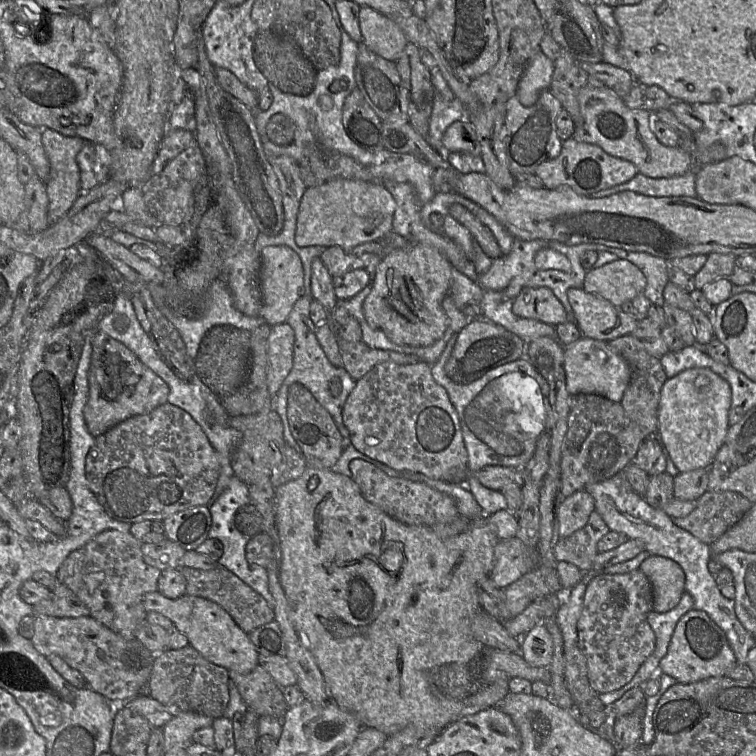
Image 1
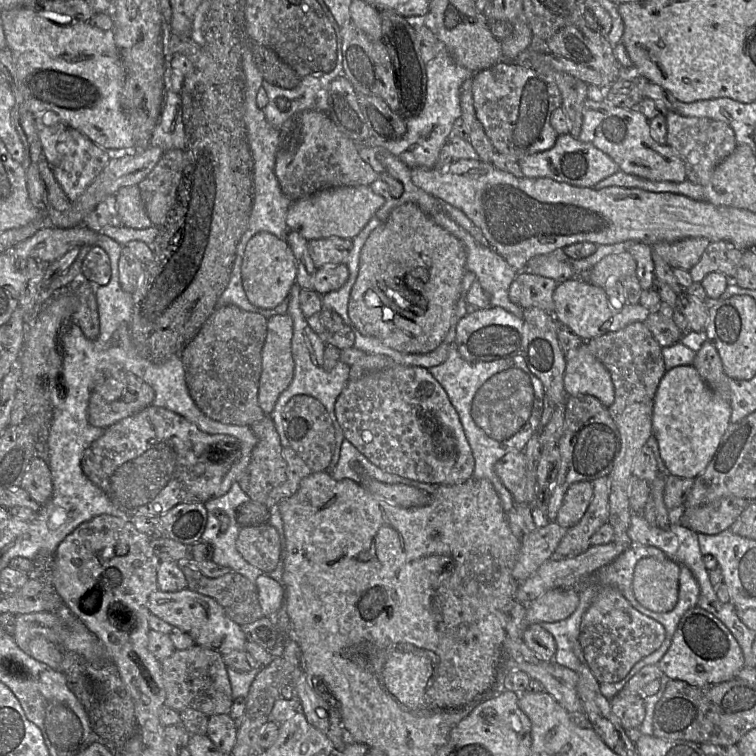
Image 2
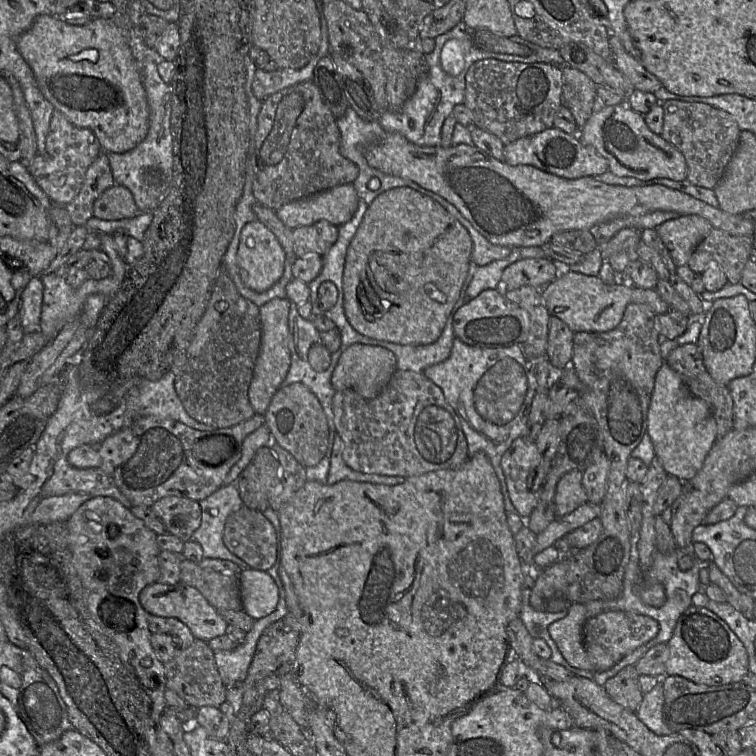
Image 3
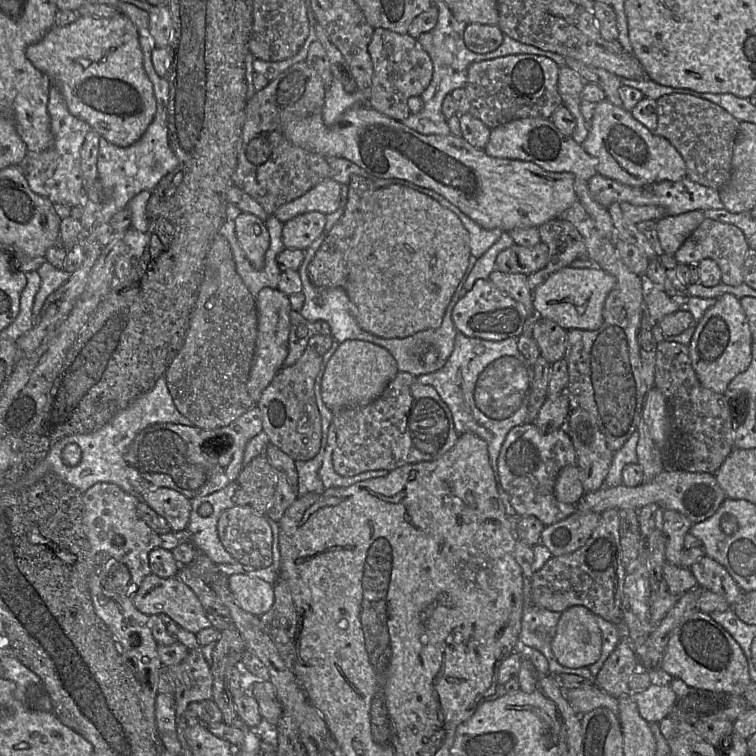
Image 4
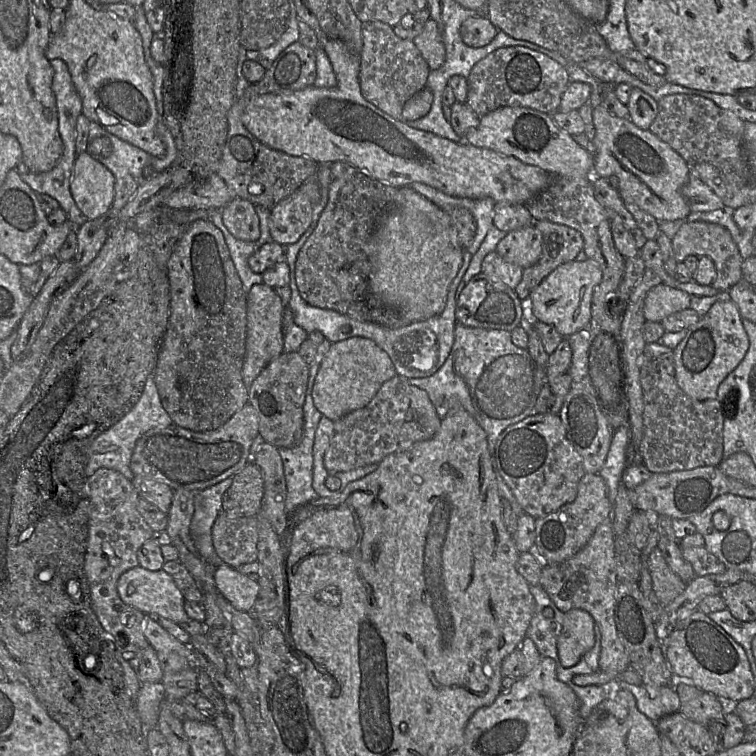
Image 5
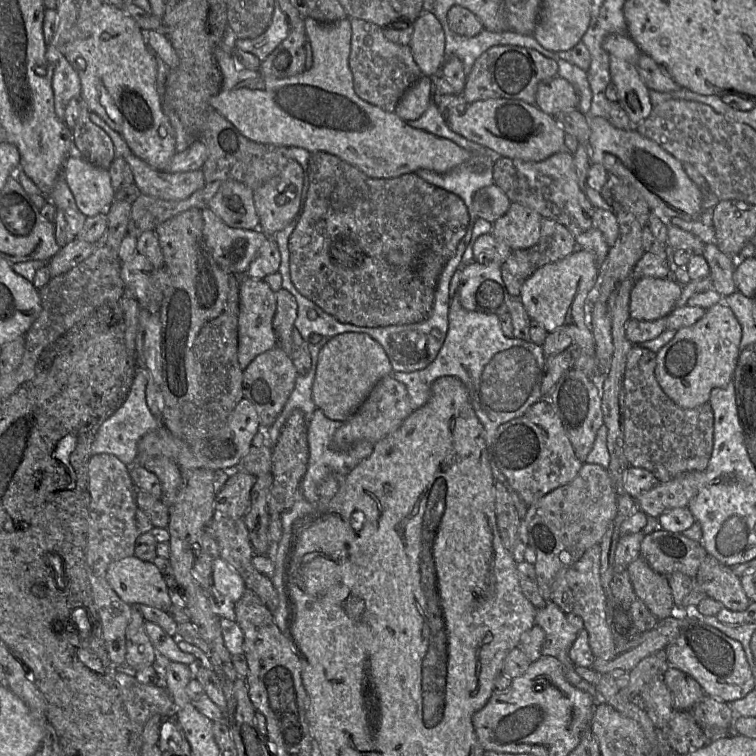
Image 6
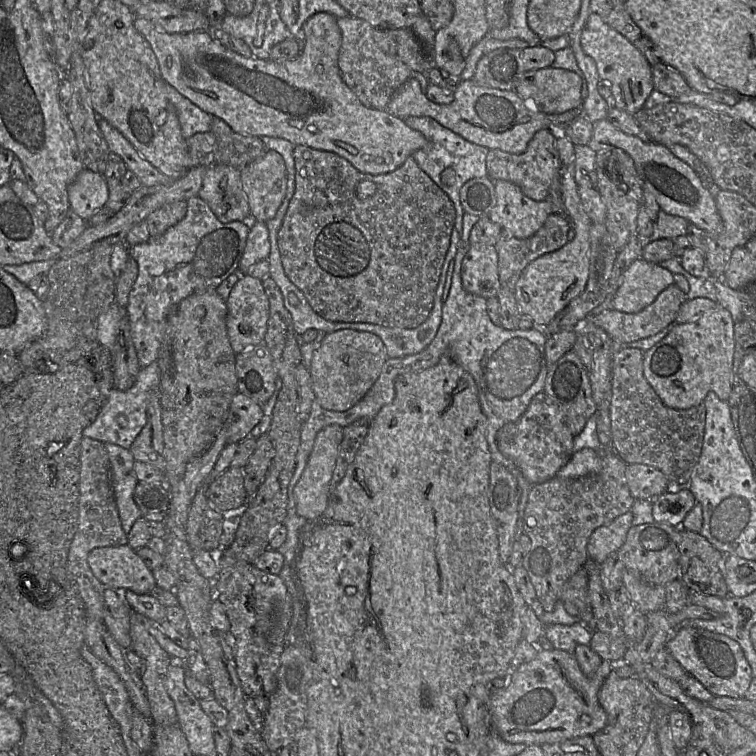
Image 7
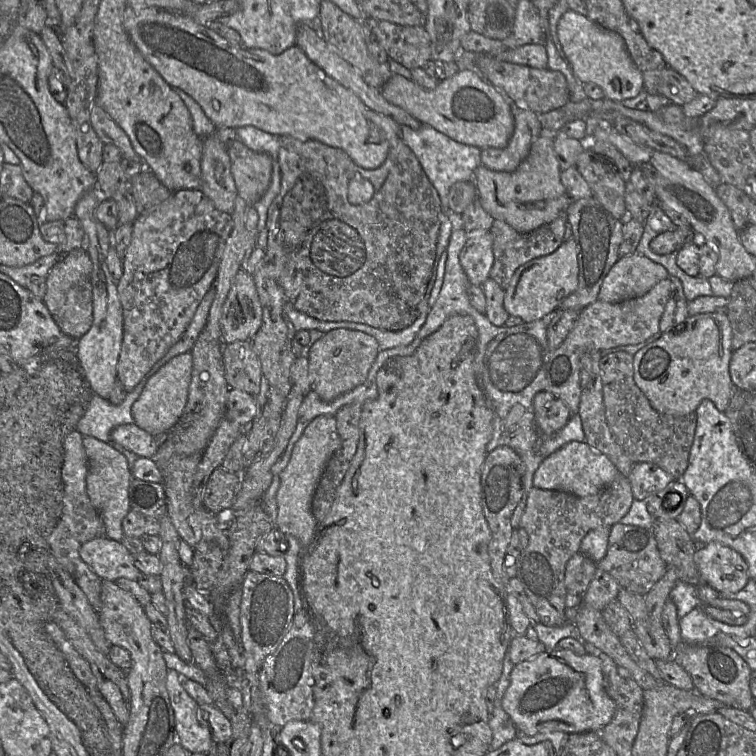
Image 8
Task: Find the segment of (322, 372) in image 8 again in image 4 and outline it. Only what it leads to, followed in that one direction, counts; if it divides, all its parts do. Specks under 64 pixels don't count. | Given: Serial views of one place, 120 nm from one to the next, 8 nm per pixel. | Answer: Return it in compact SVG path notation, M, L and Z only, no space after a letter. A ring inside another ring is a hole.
M345 340L325 367L321 380L322 400L332 412L366 406L382 394L397 373L397 362L384 347L363 340Z

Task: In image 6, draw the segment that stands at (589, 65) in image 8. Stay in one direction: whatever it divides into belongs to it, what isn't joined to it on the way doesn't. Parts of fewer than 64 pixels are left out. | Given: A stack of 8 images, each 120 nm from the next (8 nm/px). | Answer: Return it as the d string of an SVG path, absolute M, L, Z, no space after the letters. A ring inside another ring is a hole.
M609 34L602 46L609 55L610 76L618 90L618 102L634 127L637 127L650 115L654 107L650 90L636 68L642 52L629 35Z

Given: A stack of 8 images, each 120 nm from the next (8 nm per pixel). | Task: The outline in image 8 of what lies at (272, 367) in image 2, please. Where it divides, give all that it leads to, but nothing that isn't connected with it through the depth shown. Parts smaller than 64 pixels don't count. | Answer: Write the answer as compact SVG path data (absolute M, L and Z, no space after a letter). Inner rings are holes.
M240 268L222 307L224 344L251 340L262 324L262 306L252 274Z

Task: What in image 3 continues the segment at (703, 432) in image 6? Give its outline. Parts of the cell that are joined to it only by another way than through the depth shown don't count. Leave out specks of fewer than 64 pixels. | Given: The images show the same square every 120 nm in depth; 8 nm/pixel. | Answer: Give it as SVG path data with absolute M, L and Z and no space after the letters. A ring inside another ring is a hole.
M679 345L670 352L665 363L680 375L692 395L707 403L717 424L717 440L731 432L734 429L734 401L728 387L717 383L707 371L698 345Z

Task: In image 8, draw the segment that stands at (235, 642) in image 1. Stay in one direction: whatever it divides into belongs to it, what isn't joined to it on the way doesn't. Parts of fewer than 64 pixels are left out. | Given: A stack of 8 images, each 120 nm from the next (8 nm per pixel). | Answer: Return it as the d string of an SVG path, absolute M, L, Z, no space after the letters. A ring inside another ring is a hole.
M108 536L92 539L80 547L80 558L102 580L119 578L138 581L143 575L122 542Z

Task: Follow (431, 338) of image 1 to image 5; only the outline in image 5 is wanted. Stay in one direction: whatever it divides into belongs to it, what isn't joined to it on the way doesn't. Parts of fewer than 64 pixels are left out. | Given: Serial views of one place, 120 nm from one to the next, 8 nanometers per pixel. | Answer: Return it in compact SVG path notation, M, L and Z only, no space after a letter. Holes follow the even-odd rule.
M410 186L401 187L396 205L381 218L367 244L370 321L401 327L441 314L464 251L449 214Z

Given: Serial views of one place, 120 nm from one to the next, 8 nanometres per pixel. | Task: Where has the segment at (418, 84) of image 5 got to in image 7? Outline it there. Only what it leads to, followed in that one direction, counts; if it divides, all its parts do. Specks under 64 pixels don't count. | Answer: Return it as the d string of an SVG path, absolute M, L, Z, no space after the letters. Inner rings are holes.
M354 16L339 17L337 24L342 36L338 65L344 82L366 107L386 109L395 91L412 77L413 71L377 46L373 36L375 27L366 20Z

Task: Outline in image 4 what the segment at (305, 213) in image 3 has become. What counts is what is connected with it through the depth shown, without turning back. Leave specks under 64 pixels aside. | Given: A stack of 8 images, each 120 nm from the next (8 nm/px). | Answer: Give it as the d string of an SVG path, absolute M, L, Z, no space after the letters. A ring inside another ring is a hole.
M329 177L324 179L304 195L281 205L273 215L285 223L298 215L319 211L325 215L331 214L342 205L342 186Z

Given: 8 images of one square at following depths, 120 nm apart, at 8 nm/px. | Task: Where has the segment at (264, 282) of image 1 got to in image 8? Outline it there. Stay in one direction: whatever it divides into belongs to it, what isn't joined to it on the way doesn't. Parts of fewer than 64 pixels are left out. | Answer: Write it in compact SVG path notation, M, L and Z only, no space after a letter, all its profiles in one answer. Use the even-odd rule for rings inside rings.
M214 134L203 138L200 190L216 209L231 213L238 196L227 146Z

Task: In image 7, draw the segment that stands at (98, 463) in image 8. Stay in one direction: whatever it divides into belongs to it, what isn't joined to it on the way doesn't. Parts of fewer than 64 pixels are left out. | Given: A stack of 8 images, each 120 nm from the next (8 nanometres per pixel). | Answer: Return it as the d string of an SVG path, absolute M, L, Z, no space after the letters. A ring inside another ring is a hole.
M104 444L105 450L108 454L110 463L110 477L113 488L114 498L119 512L121 525L126 534L128 534L135 523L141 518L141 512L134 501L134 490L138 481L134 473L134 458L128 449L124 449L114 444Z

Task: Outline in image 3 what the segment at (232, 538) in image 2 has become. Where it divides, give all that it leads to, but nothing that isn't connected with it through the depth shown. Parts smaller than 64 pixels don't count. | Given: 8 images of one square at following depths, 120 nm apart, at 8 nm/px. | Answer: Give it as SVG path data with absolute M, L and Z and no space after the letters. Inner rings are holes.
M235 483L222 485L208 497L198 501L201 508L201 523L192 539L198 542L204 558L229 560L241 567L249 566L229 551L223 542L223 531L227 517L243 506Z

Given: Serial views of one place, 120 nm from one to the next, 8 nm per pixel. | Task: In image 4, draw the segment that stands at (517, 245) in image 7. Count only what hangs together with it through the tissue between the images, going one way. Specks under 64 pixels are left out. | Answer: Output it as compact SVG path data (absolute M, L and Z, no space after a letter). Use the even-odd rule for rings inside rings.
M563 219L550 220L538 227L541 242L548 247L548 263L537 272L527 275L527 283L533 291L550 275L586 253L583 236L570 222Z

